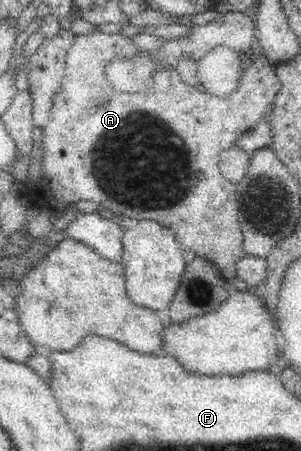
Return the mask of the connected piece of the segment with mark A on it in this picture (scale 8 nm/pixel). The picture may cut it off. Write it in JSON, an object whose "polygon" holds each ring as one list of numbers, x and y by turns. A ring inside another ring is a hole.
{"polygon":[[93,32,75,39,66,56,65,76,52,100,49,122,41,129,44,175,38,185,29,188,26,198,36,203,51,198,63,202,91,200,100,210,117,210,115,214,123,218,157,221,173,230,189,256,198,256,210,262,218,276,232,289,229,282,238,275,236,264,244,255,244,236,238,221,236,186,221,174,218,162,220,154,233,146,245,131,267,118,276,92,280,89,273,63,258,52,256,63,246,65,242,85,229,97,215,97,185,84,177,69,173,70,170,66,155,72,155,76,149,80,149,88,153,88,149,94,109,94,111,88,104,77,104,66,115,58,131,58,140,52,131,38,123,38,120,34],[177,138,181,138,185,144,181,160]]}

